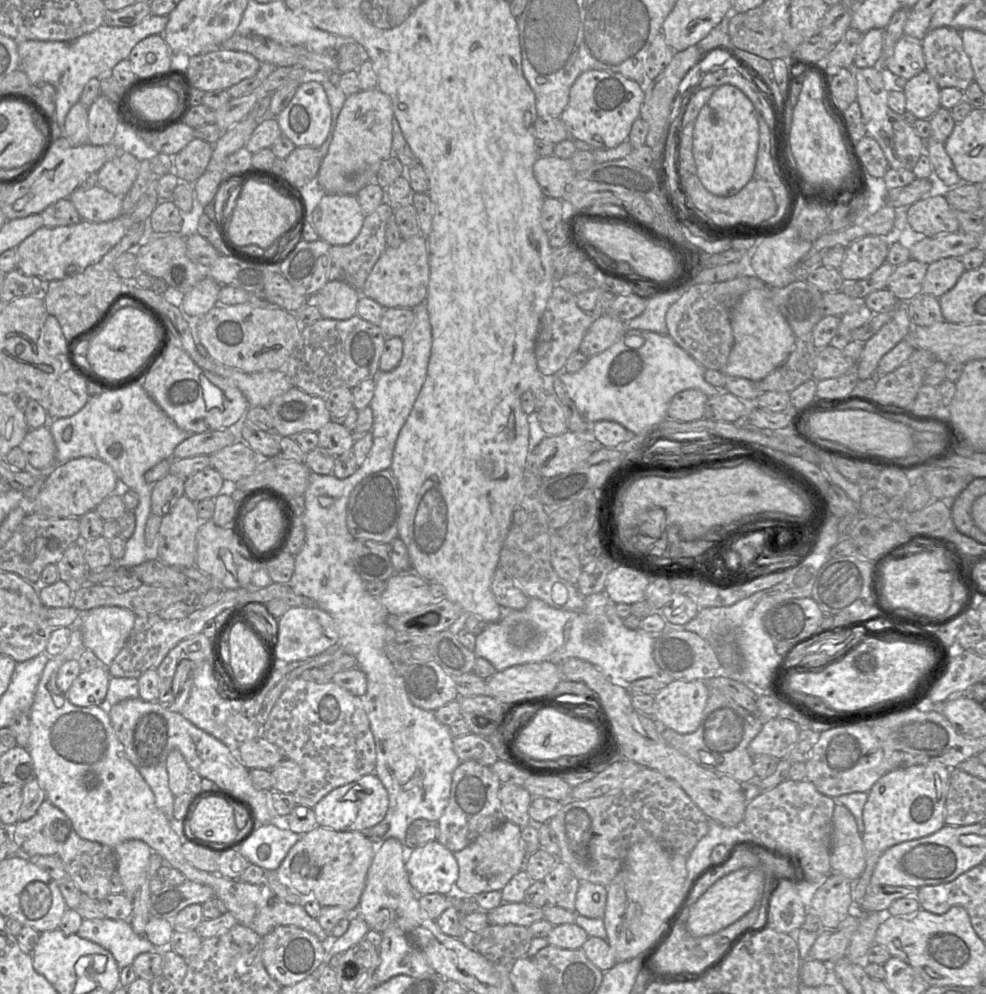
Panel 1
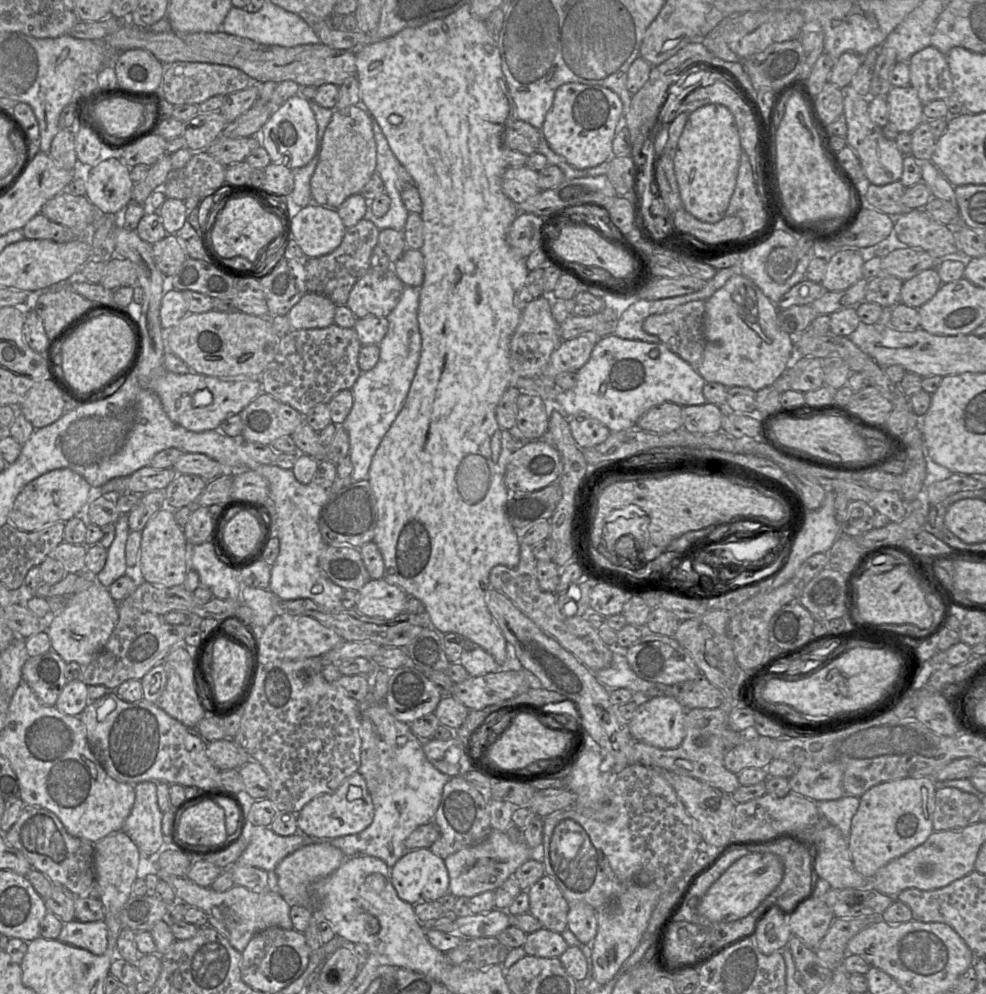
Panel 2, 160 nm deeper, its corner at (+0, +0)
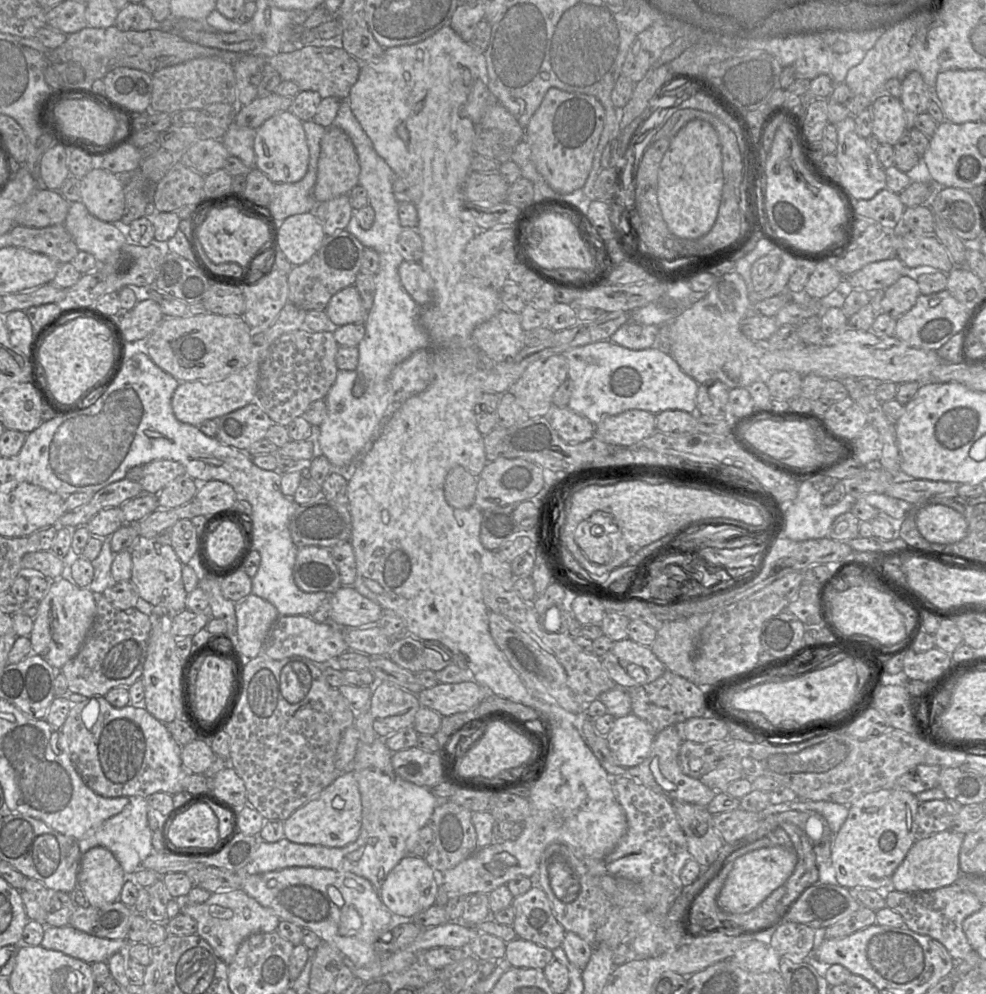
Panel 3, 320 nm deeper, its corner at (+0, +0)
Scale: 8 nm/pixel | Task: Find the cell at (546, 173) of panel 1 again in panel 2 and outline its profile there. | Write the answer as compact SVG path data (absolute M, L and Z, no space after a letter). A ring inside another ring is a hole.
M526 166L508 168L502 176L503 193L515 204L537 195L540 192L537 185L538 172Z

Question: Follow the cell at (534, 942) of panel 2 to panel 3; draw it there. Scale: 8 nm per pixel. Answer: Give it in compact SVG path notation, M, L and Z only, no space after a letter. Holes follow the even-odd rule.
M521 938L506 944L504 956L512 967L544 969L553 957L553 951Z

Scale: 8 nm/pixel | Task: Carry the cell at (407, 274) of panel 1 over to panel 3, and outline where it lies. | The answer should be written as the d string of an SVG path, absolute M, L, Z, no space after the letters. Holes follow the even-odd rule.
M354 285L334 294L324 311L336 326L364 323L368 314Z

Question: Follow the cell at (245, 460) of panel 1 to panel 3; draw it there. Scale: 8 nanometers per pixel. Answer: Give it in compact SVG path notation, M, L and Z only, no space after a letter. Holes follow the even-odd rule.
M156 460L143 465L139 483L144 493L155 495L175 478L185 474L185 467L177 461Z

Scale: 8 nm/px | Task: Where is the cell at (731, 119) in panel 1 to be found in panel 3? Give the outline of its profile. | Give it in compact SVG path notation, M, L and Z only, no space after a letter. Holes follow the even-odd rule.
M707 121L688 122L670 141L660 163L657 200L669 231L683 239L706 235L716 222L724 185L719 138Z

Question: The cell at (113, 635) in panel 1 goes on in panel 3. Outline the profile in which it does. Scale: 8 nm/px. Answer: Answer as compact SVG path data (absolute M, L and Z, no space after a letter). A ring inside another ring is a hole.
M71 579L51 581L46 595L40 600L29 639L33 654L39 655L55 669L61 669L80 650L96 616L95 594L80 588Z

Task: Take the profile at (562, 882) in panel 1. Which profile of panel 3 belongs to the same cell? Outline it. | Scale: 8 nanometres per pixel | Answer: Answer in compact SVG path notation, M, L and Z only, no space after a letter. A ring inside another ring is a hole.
M538 885L514 897L511 906L515 912L512 927L517 938L552 951L562 945L566 931L556 919L546 893Z

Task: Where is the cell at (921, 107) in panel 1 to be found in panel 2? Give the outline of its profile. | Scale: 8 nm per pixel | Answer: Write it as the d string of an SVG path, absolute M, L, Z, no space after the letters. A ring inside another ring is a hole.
M910 85L891 87L886 94L888 122L894 125L897 133L911 133L924 121L923 104L916 90Z

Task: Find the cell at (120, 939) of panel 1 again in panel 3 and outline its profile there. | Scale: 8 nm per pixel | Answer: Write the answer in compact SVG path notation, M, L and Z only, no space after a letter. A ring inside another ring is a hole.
M67 925L46 927L40 945L92 964L107 962L113 954L127 948L129 944L127 938L114 940L100 938Z

